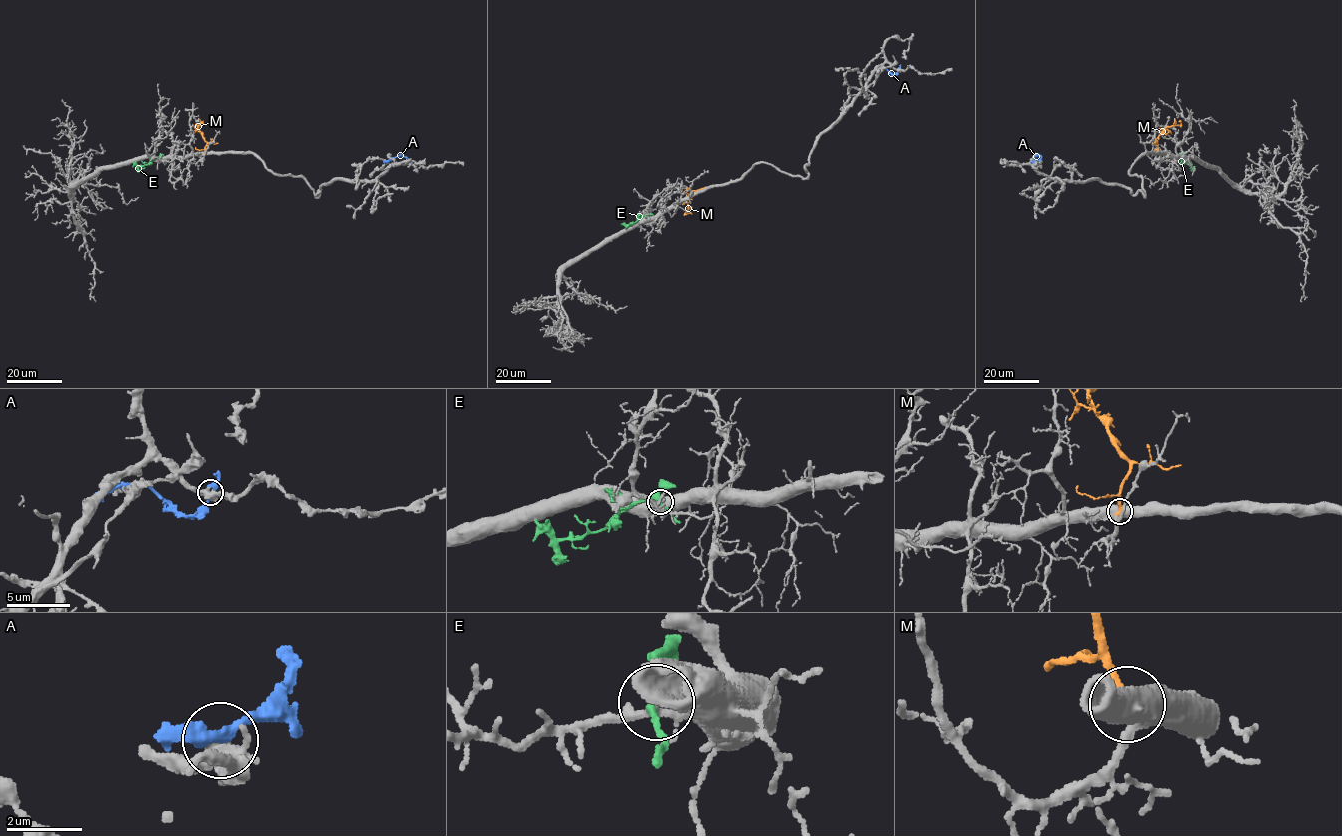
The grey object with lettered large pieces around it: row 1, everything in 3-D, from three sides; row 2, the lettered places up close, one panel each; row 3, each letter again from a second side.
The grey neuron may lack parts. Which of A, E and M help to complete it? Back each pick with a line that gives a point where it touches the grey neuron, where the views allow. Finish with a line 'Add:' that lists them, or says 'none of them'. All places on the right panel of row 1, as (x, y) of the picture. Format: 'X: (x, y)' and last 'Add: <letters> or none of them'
M: (1160, 153)
Add: M

